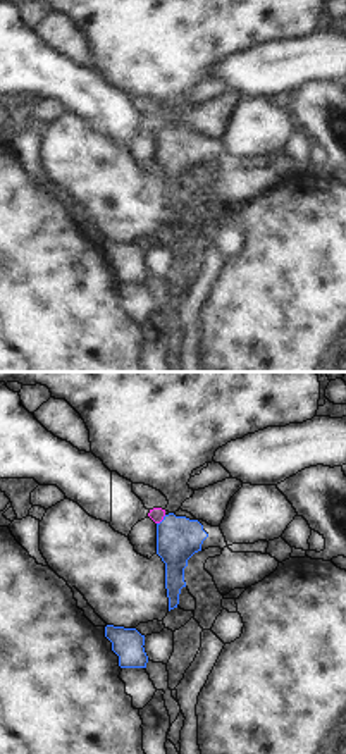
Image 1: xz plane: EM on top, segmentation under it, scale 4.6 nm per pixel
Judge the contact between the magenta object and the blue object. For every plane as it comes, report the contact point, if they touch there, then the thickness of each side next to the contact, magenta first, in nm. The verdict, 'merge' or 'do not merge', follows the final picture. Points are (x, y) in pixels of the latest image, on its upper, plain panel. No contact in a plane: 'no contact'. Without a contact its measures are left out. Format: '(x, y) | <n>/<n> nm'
(160, 135) | 70/200 nm

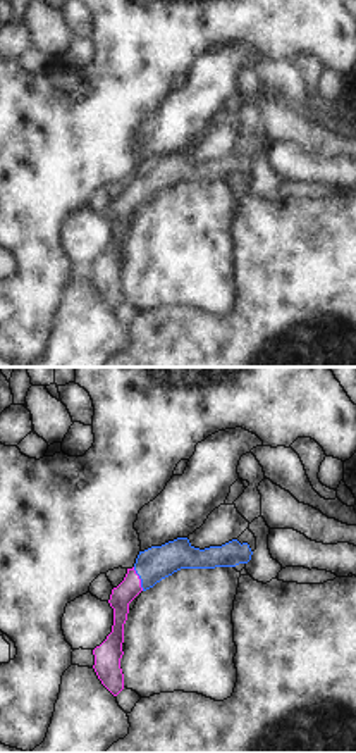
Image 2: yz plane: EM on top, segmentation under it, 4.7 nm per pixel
(140, 193) | 100/160 nm

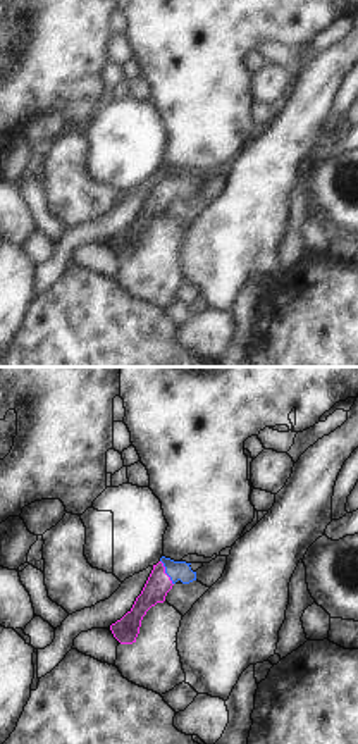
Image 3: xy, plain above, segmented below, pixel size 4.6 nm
(164, 186) | 120/100 nm

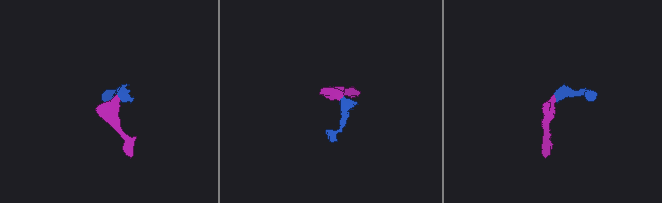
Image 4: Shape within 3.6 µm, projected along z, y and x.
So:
merge

